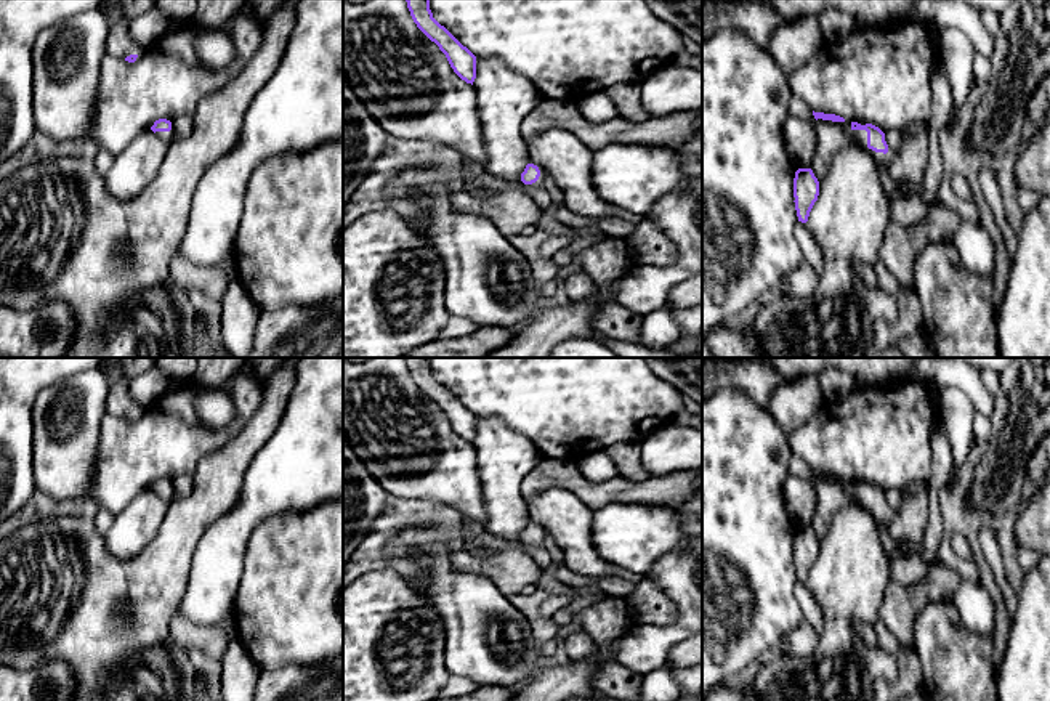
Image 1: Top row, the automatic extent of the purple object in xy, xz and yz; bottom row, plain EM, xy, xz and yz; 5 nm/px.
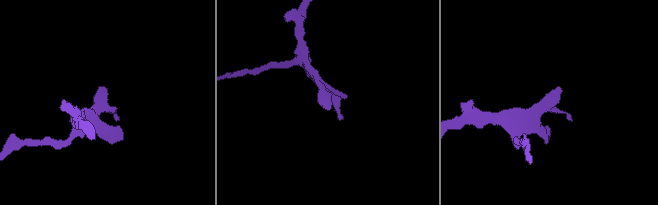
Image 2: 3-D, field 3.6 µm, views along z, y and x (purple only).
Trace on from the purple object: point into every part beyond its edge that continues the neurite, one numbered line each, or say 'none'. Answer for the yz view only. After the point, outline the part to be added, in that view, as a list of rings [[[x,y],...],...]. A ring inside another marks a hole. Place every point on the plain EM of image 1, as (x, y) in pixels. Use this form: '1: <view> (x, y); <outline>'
1: yz (860, 496); [[[851,489],[851,500],[854,500],[854,502],[864,505],[864,507],[872,513],[872,517],[874,517],[877,521],[885,523],[885,525],[890,525],[890,523],[891,523],[893,515],[895,515],[895,510],[888,507],[888,512],[883,513],[883,512],[875,512],[875,510],[869,509],[869,507],[867,507],[867,491],[866,491],[866,489]]]

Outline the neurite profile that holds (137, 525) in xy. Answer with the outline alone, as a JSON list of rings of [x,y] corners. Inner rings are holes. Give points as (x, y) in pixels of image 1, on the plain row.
[[[152,489],[141,491],[115,515],[111,529],[104,536],[107,552],[120,560],[136,557],[155,539],[168,504]]]

